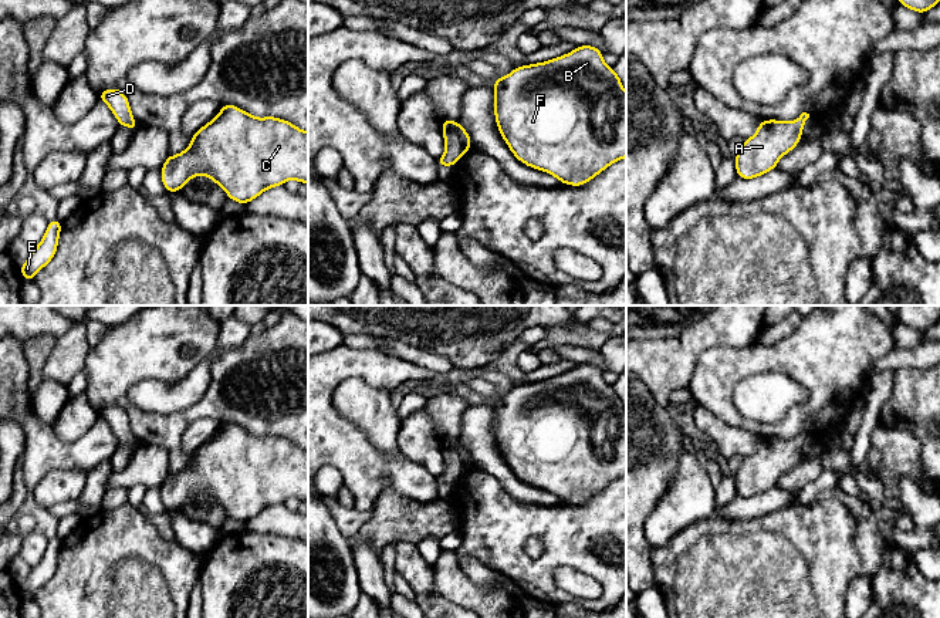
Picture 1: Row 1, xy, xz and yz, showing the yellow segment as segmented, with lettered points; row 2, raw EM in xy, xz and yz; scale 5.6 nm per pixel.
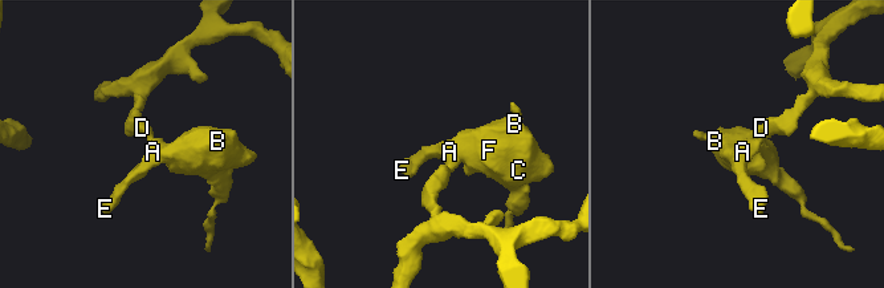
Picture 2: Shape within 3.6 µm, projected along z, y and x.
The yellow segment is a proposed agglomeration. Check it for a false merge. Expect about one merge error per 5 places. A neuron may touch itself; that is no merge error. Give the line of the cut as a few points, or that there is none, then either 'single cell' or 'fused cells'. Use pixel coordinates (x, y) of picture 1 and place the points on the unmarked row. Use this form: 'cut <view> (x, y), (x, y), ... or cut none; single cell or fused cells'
cut none; single cell

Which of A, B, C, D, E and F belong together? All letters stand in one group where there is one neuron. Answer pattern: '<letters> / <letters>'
A B C D E F

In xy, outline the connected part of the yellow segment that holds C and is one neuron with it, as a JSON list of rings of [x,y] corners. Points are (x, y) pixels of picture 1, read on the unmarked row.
[[[223,422],[220,430],[192,453],[190,463],[179,473],[169,473],[160,487],[168,511],[180,510],[197,493],[210,496],[230,519],[241,523],[267,507],[284,504],[290,497],[308,502],[308,450],[290,439],[257,436],[236,423]]]

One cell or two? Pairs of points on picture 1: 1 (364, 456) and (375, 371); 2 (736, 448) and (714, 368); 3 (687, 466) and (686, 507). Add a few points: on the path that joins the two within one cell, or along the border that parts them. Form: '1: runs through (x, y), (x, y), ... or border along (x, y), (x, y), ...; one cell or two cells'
1: runs through (335, 428), (325, 418), (325, 389), (347, 371); one cell
2: border along (703, 405), (729, 424), (750, 431), (758, 439); two cells
3: runs through (687, 476), (687, 497); one cell

